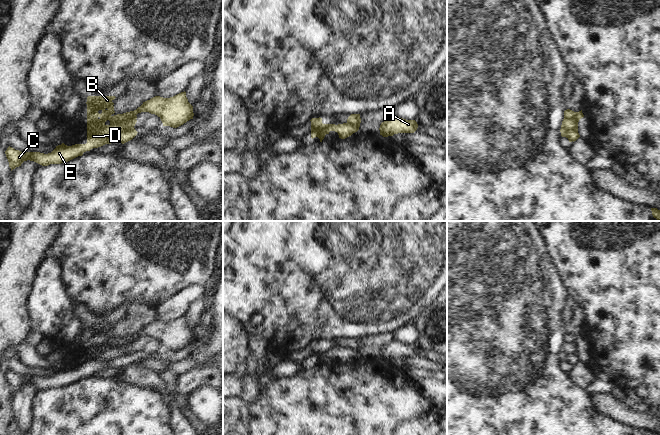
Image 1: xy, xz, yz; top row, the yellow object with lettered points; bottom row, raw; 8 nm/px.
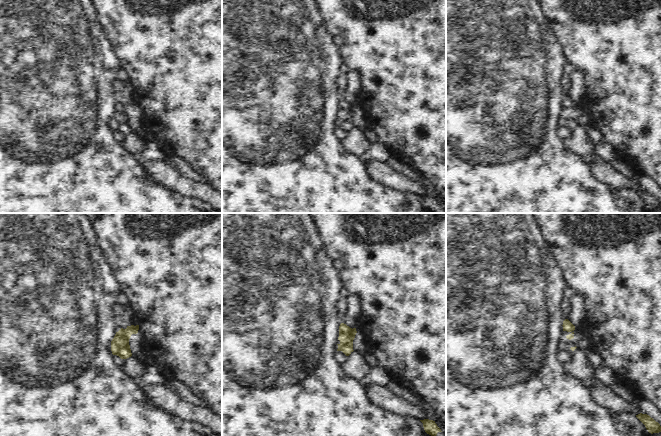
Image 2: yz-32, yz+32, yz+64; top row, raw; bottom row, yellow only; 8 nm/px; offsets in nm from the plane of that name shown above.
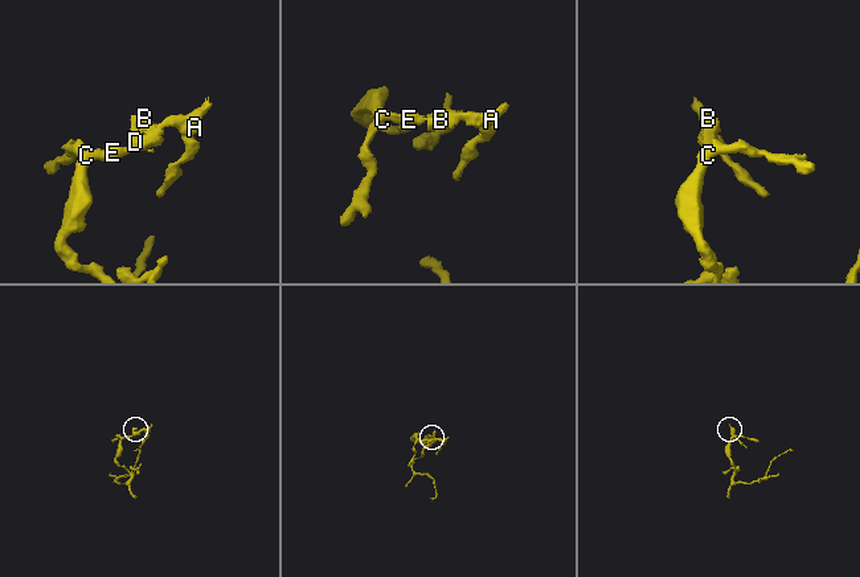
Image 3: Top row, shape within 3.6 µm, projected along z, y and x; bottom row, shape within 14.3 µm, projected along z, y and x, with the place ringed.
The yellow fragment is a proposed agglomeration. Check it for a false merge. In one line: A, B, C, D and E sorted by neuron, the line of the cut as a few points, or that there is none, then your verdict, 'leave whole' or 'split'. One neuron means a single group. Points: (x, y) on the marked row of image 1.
A / B C D E | yz (576, 112), (572, 117), (564, 117) | split

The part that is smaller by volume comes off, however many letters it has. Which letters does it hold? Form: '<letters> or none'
A

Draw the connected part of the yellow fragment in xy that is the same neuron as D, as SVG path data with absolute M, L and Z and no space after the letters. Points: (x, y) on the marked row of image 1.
M88 96L87 97L87 143L86 144L75 144L67 146L64 143L56 146L56 148L48 154L40 152L21 152L15 150L12 147L8 147L5 151L6 157L9 162L11 171L16 167L21 166L24 161L34 161L42 166L48 166L50 164L61 164L68 162L78 156L82 156L84 152L90 151L93 148L101 147L105 144L111 144L113 142L126 143L132 140L136 135L137 131L134 126L137 122L137 116L129 116L126 113L115 115L114 103L112 102L115 96Z

